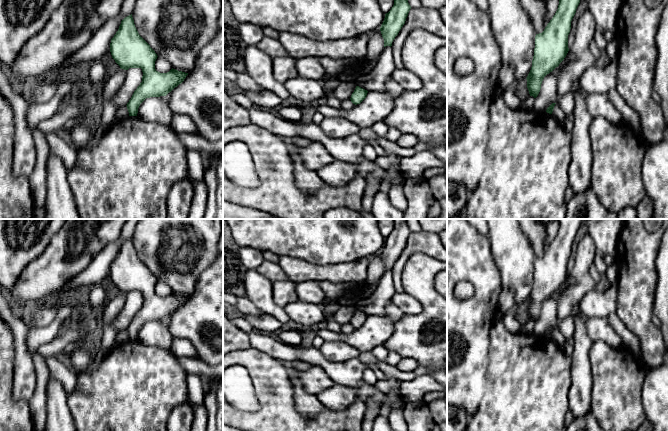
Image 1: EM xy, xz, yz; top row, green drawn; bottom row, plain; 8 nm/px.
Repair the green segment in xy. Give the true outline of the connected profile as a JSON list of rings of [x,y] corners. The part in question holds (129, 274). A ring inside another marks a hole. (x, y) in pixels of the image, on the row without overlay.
[[[132,238],[121,245],[118,255],[111,263],[110,276],[121,293],[141,292],[143,296],[142,306],[126,329],[129,340],[137,340],[138,332],[146,322],[166,320],[188,299],[173,292],[167,297],[155,293],[158,280],[139,259]]]

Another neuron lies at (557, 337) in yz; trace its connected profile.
[[[555,328],[552,339],[559,346],[563,347],[563,345],[565,344],[565,338],[563,337],[562,333],[558,328]]]

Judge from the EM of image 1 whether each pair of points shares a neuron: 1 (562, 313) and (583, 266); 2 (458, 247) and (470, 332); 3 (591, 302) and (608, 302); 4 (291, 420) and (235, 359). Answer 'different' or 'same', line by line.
1: same
2: same
3: same
4: same

